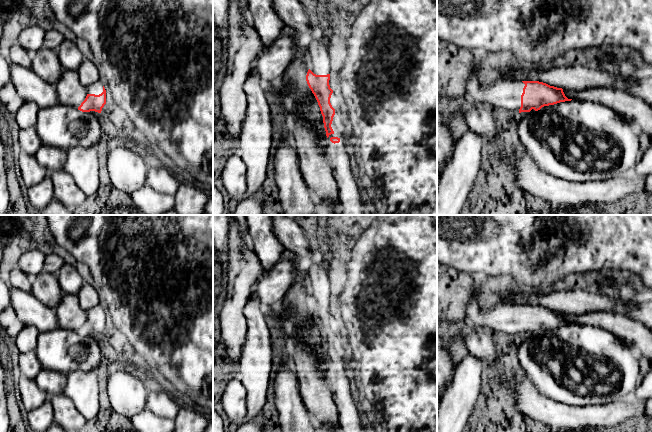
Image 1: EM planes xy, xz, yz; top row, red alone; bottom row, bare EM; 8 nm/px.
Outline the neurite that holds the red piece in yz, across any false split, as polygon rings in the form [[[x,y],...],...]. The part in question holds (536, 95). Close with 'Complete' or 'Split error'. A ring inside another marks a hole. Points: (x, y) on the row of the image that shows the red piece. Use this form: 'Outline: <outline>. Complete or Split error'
Outline: [[[472,76],[467,81],[462,106],[488,106],[494,111],[521,113],[571,100],[565,96],[562,88],[539,81],[501,80],[483,88],[479,79]]]. Split error

